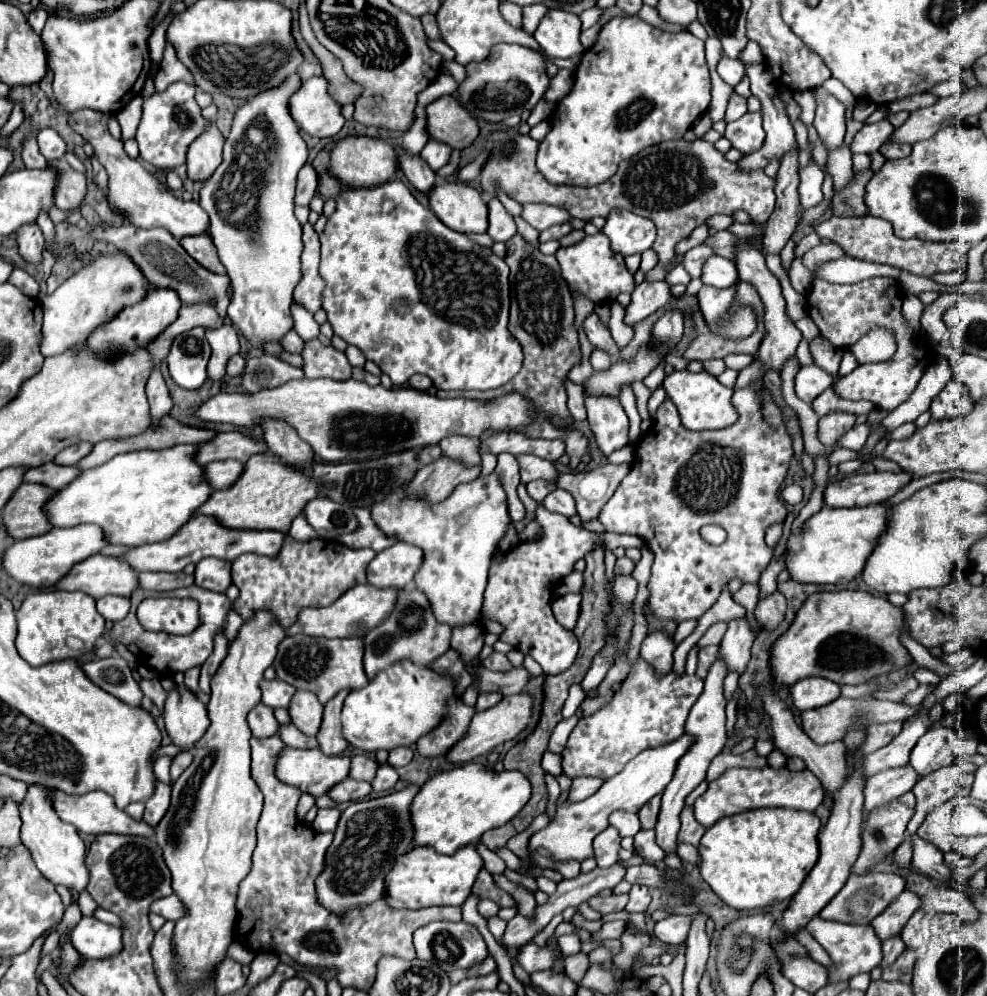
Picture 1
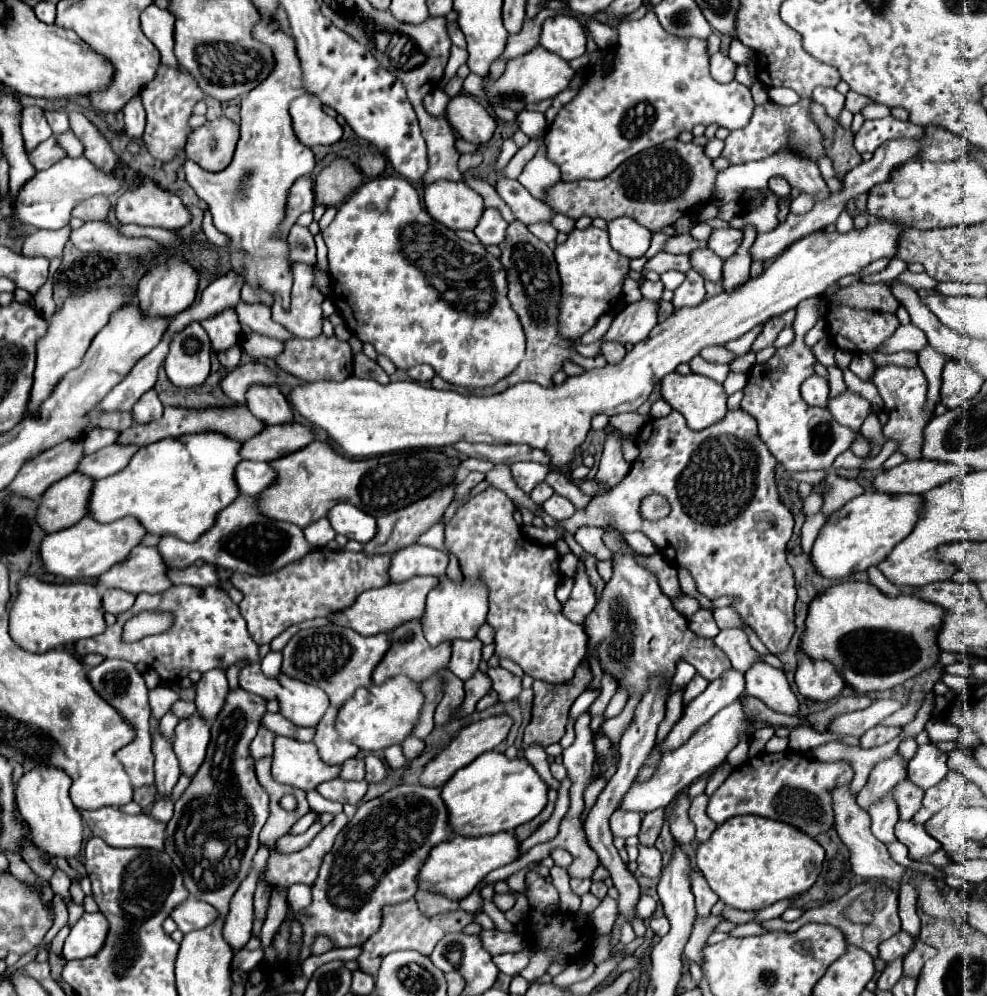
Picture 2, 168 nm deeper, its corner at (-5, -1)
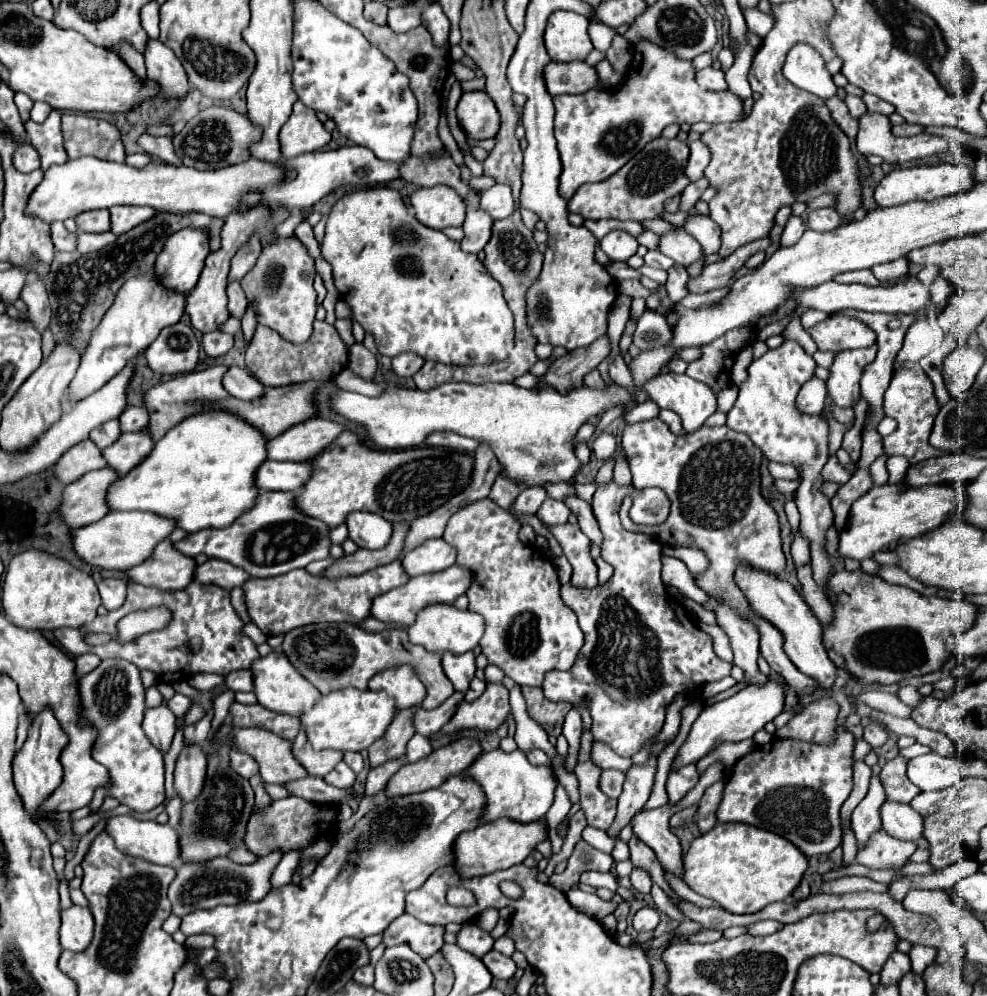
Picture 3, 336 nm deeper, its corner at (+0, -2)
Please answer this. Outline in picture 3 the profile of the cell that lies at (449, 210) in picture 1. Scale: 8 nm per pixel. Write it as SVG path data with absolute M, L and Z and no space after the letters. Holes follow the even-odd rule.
M448 186L418 188L410 194L410 204L416 220L434 230L462 226L466 216L466 202Z

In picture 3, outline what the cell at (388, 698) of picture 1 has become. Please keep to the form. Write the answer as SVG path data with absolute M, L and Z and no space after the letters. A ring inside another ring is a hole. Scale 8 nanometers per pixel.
M346 688L320 696L318 704L314 704L314 708L304 712L298 720L302 730L306 732L306 738L310 738L314 750L332 748L340 752L348 752L348 750L362 752L374 740L384 736L394 714L396 714L394 698L386 696L386 692L372 692L372 690L360 692L354 688Z

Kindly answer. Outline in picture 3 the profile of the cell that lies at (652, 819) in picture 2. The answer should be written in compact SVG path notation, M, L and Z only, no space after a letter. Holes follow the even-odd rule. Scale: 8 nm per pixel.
M634 836L630 838L628 846L630 846L630 862L632 862L632 866L650 872L652 882L656 882L656 884L658 884L666 894L670 894L672 898L680 900L680 898L670 890L670 886L666 884L666 880L664 880L664 872L662 872L662 866L658 864L658 858L654 856L654 850L648 848L646 844L642 844L642 842L640 842L638 838L634 838Z

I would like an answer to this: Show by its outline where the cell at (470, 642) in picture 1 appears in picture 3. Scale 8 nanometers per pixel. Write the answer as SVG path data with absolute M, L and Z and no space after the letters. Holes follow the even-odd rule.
M446 652L442 654L442 668L446 672L446 676L450 678L450 682L454 684L456 692L466 692L470 686L470 680L474 678L476 672L476 664L474 664L474 654L466 652L466 654L452 654Z

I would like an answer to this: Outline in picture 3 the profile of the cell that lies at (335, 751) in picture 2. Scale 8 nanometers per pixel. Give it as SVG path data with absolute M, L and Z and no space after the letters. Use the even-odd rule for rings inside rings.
M302 730L292 740L292 752L294 752L296 760L306 768L306 772L312 774L312 776L328 774L342 760L342 752L338 752L338 750L320 750L320 752L316 752L310 746L310 742L306 740Z

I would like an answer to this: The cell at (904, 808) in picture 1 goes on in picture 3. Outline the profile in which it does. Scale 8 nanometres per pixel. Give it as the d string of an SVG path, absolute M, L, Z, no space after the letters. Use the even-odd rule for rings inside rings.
M896 756L894 760L886 762L880 772L880 782L884 786L886 798L892 802L908 804L916 794L920 794L920 790L906 776L906 764L908 762L902 756Z

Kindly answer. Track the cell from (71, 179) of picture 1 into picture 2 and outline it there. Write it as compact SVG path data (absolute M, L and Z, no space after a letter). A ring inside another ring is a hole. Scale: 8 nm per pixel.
M93 195L91 201L83 201L79 203L75 209L73 209L73 217L79 217L83 221L103 221L107 217L107 211L109 211L111 203L109 203L109 197L105 195Z

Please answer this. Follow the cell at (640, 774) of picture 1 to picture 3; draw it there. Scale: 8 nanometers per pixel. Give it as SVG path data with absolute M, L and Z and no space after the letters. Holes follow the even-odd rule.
M768 678L766 684L752 684L746 686L744 690L740 690L738 694L716 702L714 706L706 706L704 712L696 718L686 742L682 744L682 748L678 750L678 756L672 764L672 768L680 768L684 764L690 762L698 762L702 756L706 756L712 748L716 748L718 744L730 740L730 742L740 742L746 738L752 738L758 730L764 728L766 722L772 722L782 710L784 710L784 684Z

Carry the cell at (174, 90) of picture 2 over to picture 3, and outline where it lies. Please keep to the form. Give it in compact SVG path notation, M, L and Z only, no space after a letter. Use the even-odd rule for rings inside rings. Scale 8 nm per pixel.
M148 38L144 48L148 78L160 84L164 98L184 98L188 92L188 78L180 60L160 40Z

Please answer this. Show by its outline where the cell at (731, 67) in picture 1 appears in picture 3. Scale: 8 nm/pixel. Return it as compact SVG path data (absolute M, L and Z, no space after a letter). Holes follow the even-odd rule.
M708 66L704 70L698 70L696 72L696 82L706 88L706 90L712 90L712 92L718 92L718 90L726 90L726 80L724 80L724 72L714 68L714 66Z

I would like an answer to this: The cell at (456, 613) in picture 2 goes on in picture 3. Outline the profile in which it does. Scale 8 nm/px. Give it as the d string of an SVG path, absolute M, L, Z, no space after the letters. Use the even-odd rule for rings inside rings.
M432 604L426 606L426 610L418 612L416 622L408 628L408 636L410 642L424 646L430 652L456 652L456 654L464 654L468 650L472 650L474 646L478 646L480 638L484 632L484 620L480 614L474 614L470 610L456 610L454 606L448 604Z

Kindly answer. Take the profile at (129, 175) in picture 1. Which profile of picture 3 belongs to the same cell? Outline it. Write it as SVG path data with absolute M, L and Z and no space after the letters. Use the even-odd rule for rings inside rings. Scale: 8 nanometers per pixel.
M114 206L110 208L110 222L114 234L124 234L130 228L146 222L156 214L154 208L148 206Z

